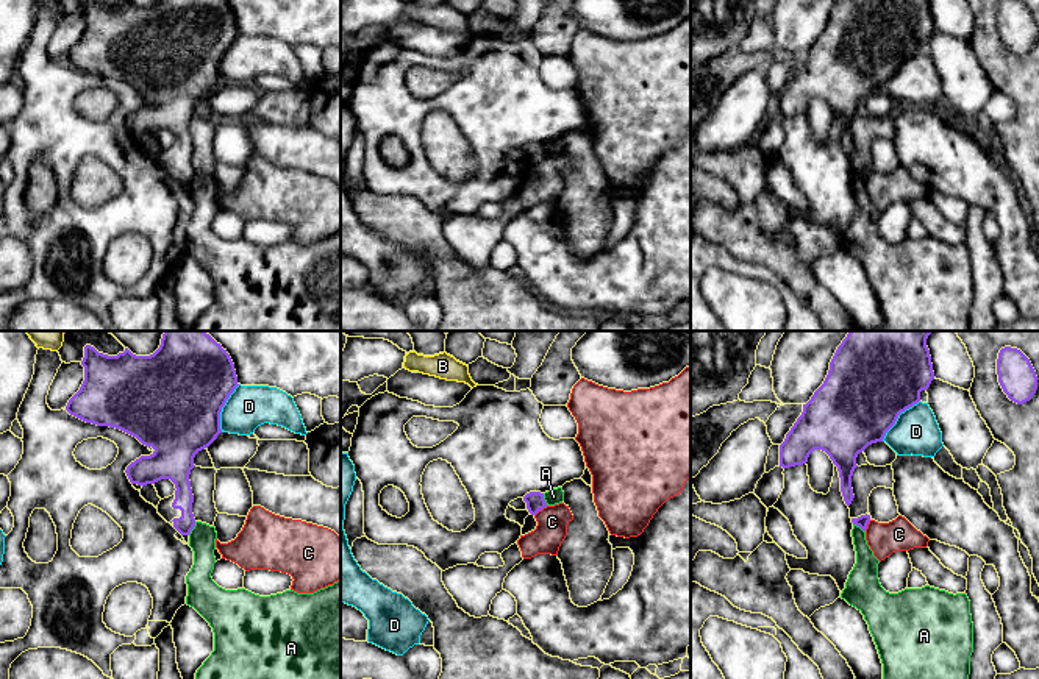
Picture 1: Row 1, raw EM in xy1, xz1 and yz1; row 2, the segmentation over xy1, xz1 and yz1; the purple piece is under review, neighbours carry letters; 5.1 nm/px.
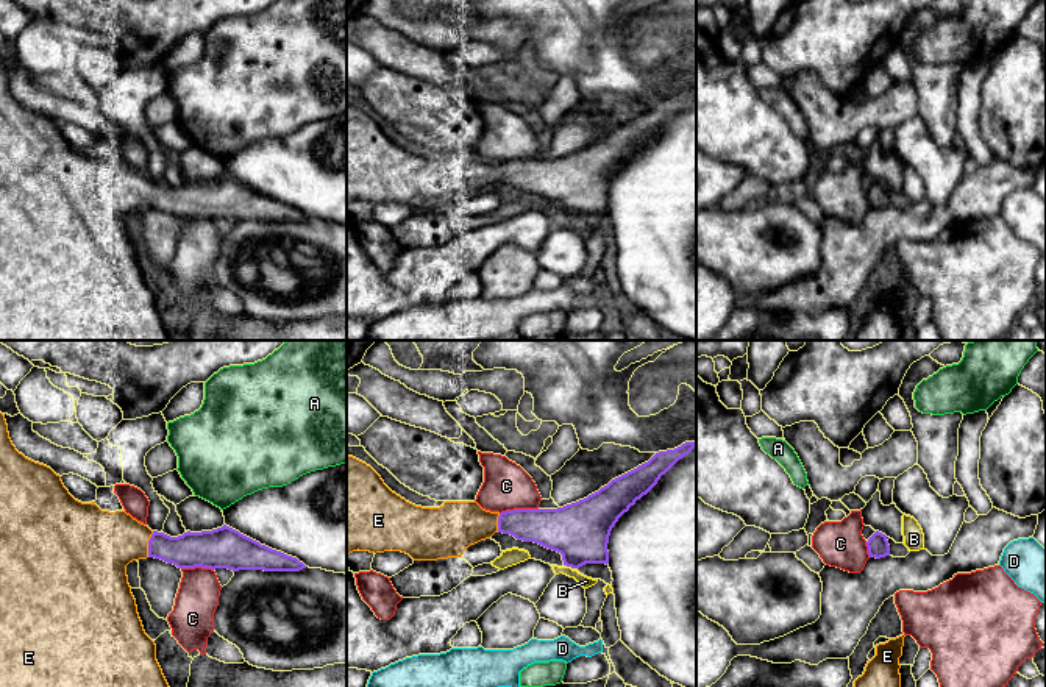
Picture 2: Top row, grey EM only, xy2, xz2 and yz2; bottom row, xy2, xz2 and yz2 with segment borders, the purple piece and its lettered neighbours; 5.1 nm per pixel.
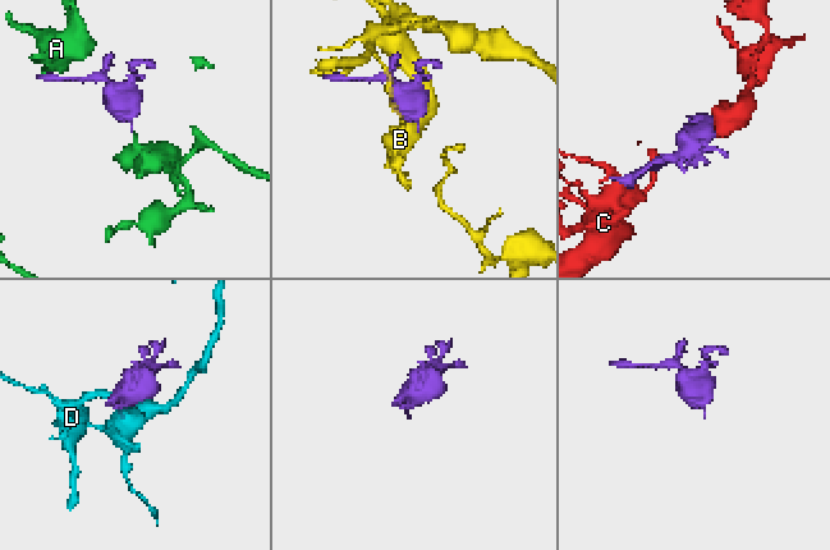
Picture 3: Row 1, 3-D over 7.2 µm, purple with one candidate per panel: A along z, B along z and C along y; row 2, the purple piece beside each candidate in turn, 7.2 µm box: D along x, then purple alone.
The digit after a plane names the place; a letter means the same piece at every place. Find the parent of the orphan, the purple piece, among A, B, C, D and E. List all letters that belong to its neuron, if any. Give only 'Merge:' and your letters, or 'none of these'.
Merge: E

